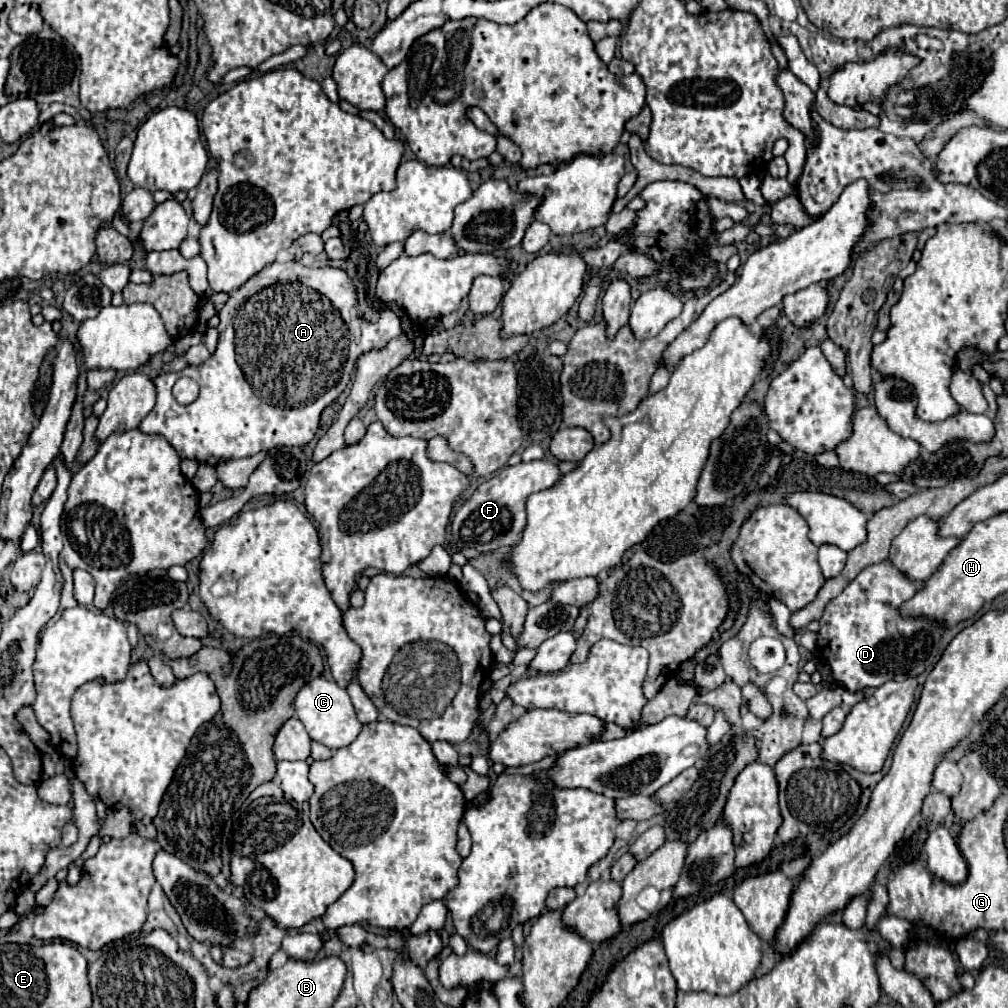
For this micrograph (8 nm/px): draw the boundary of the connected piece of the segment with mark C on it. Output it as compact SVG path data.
M322 675L316 677L314 681L306 683L298 691L294 707L296 707L296 717L304 723L310 739L318 741L318 743L322 743L334 751L350 745L358 737L358 733L362 731L362 723L358 721L358 717L354 713L354 705L350 701L346 689L338 687L334 681L324 679Z

